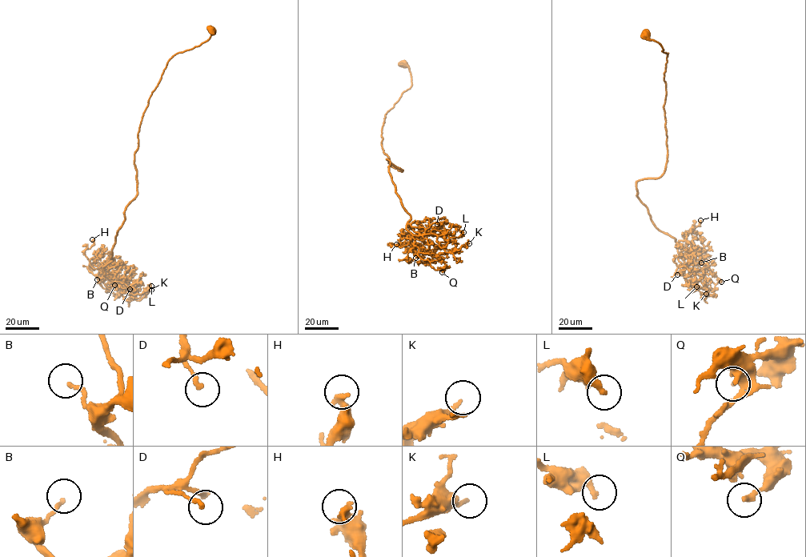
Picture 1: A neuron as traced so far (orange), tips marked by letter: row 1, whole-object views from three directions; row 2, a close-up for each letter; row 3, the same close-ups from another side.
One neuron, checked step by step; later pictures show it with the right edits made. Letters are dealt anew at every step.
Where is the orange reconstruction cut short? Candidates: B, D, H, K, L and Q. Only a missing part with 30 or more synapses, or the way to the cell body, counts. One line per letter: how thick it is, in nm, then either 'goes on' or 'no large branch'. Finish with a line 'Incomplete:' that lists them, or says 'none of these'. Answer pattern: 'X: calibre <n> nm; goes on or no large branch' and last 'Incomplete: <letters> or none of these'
B: calibre 150 nm; no large branch
D: calibre 170 nm; no large branch
H: calibre 320 nm; no large branch
K: calibre 170 nm; no large branch
L: calibre 320 nm; no large branch
Q: calibre 240 nm; no large branch
Incomplete: none of these

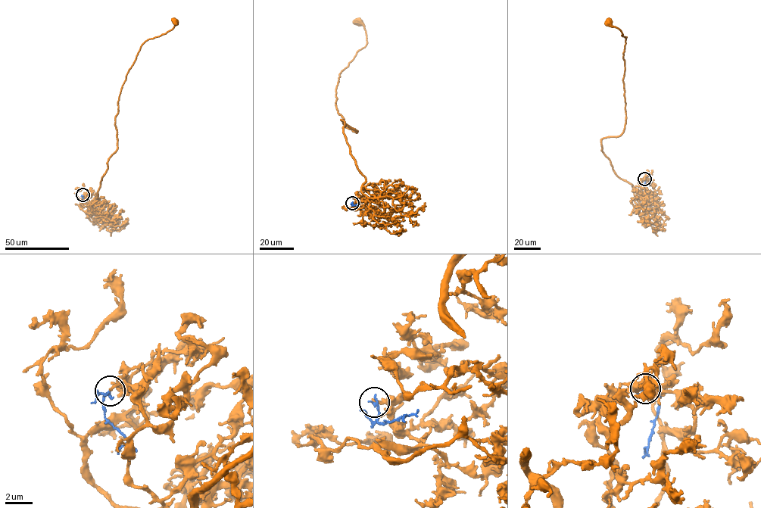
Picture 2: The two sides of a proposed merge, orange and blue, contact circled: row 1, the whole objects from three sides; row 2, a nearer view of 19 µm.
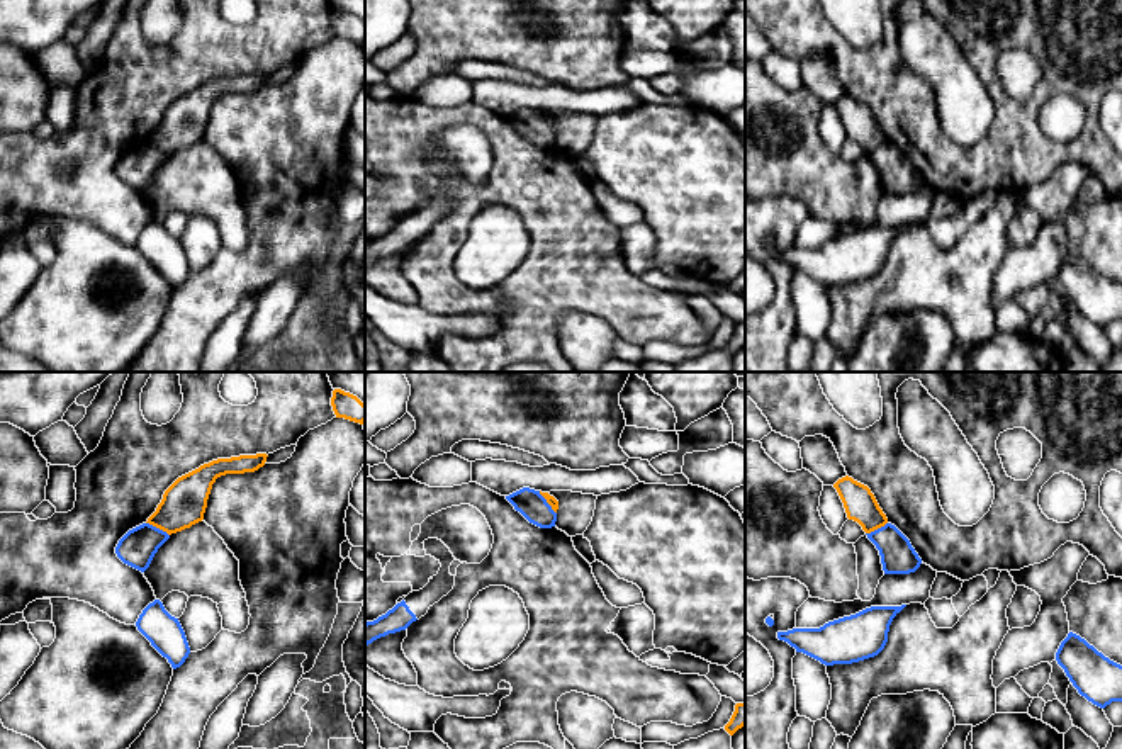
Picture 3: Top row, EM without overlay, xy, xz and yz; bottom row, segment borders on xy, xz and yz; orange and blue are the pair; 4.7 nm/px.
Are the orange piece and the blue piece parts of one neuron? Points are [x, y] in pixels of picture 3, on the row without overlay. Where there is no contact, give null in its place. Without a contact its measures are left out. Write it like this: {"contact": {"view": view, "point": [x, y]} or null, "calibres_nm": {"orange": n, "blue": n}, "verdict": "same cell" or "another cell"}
{"contact": {"view": "xy", "point": [158, 146]}, "calibres_nm": {"orange": 220, "blue": 170}, "verdict": "another cell"}

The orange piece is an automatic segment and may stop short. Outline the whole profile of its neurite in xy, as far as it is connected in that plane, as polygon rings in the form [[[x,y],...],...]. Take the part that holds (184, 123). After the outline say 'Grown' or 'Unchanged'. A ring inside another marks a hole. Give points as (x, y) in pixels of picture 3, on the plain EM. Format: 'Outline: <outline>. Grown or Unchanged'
Outline: [[[266,73],[217,78],[178,97],[163,114],[146,143],[168,155],[190,148],[204,139],[212,104],[226,93],[255,92],[266,82]]]. Unchanged

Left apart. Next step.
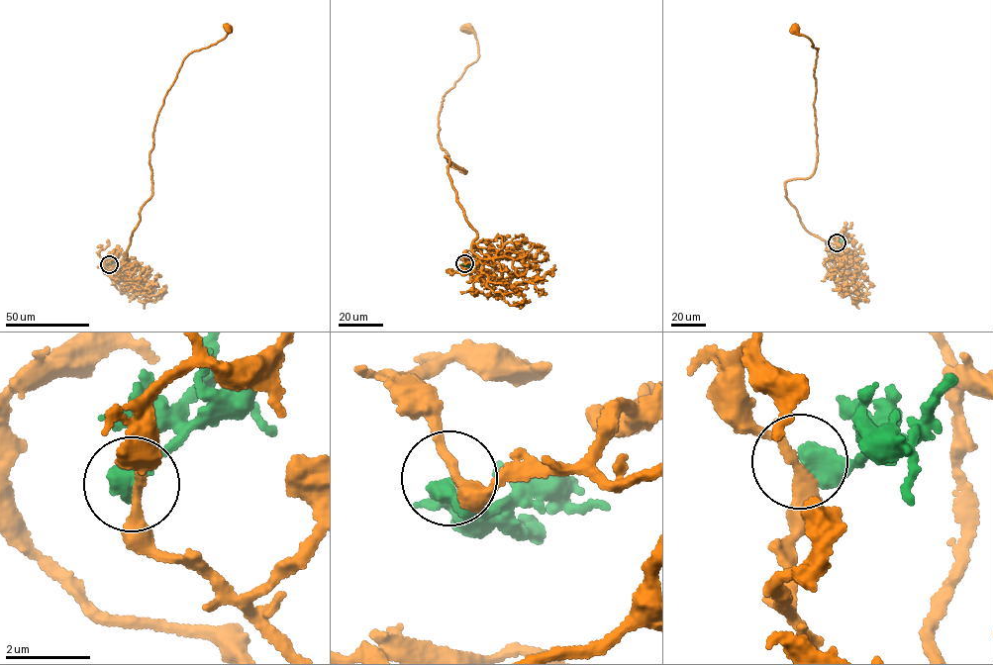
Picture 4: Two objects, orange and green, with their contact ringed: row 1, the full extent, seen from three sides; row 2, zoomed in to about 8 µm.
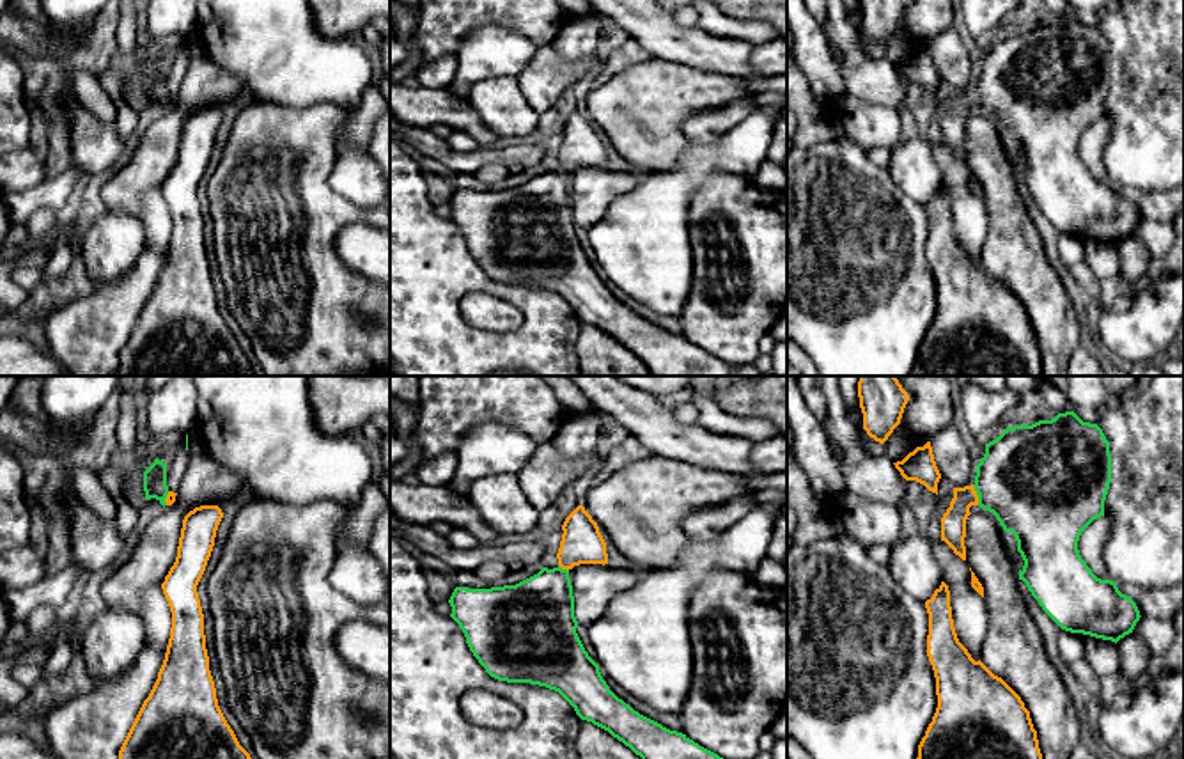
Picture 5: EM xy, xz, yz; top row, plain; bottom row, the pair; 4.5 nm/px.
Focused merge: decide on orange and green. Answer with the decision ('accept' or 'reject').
accept

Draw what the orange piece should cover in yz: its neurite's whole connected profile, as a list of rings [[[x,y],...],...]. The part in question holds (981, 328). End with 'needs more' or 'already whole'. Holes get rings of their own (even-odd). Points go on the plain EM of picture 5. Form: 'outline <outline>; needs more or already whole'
outline [[[945,184],[925,204],[929,216],[927,259],[936,280],[938,310],[925,339],[918,348],[918,360],[909,376],[1044,376],[1037,333],[1021,300],[980,262],[975,264],[959,245],[950,209],[950,193]]]; already whole

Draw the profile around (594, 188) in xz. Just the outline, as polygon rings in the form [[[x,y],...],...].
[[[580,167],[569,172],[578,227],[590,229],[597,223],[617,197],[629,193],[638,184],[638,174],[608,167]]]

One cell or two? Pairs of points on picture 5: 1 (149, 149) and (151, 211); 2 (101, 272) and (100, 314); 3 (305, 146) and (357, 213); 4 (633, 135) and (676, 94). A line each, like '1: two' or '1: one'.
1: two
2: two
3: one
4: one

